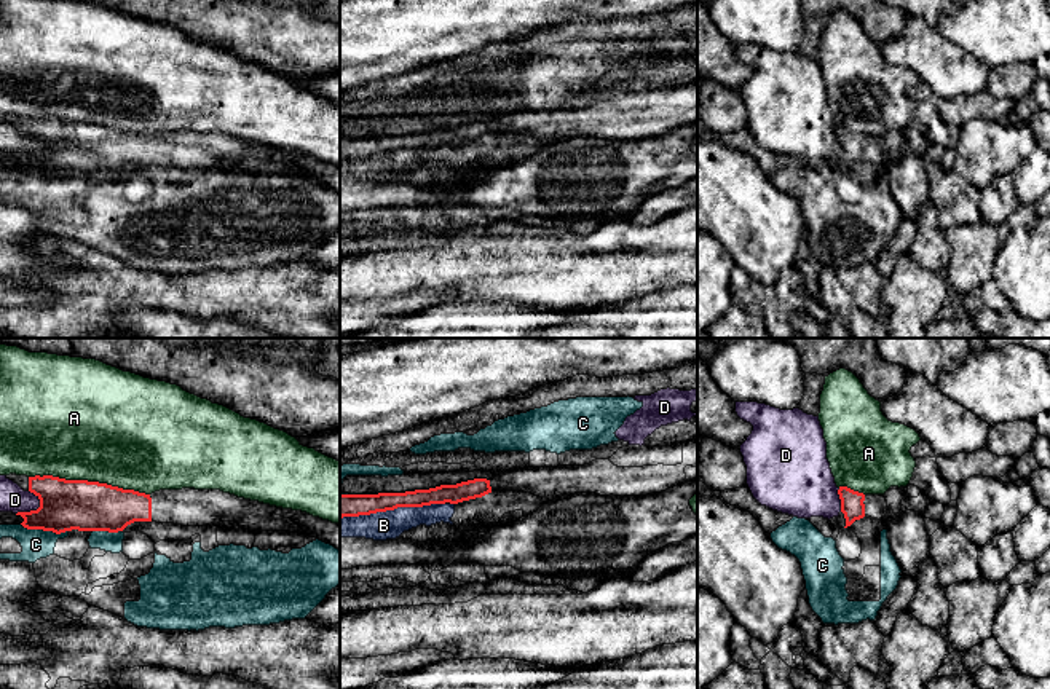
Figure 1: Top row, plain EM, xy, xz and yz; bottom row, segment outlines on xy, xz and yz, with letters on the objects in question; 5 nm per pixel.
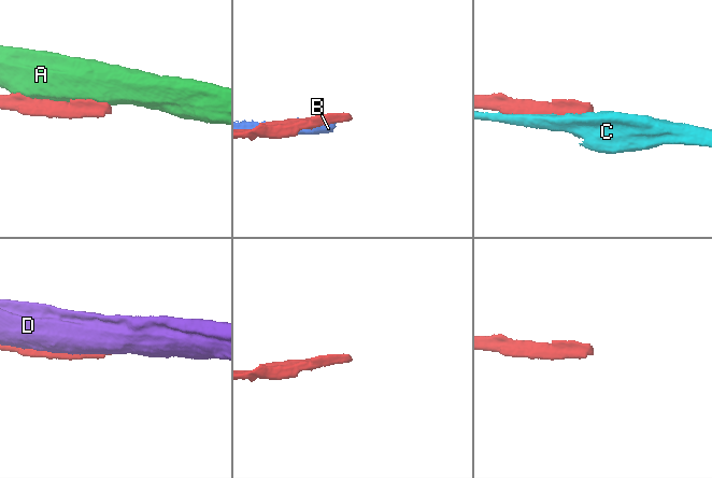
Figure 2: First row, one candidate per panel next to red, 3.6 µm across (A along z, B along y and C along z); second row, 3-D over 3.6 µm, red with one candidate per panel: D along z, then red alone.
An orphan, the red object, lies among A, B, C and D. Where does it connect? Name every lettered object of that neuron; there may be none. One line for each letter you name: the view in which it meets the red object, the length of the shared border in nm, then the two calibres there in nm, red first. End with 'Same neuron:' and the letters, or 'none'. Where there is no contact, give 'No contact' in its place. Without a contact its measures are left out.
Same neuron: none

